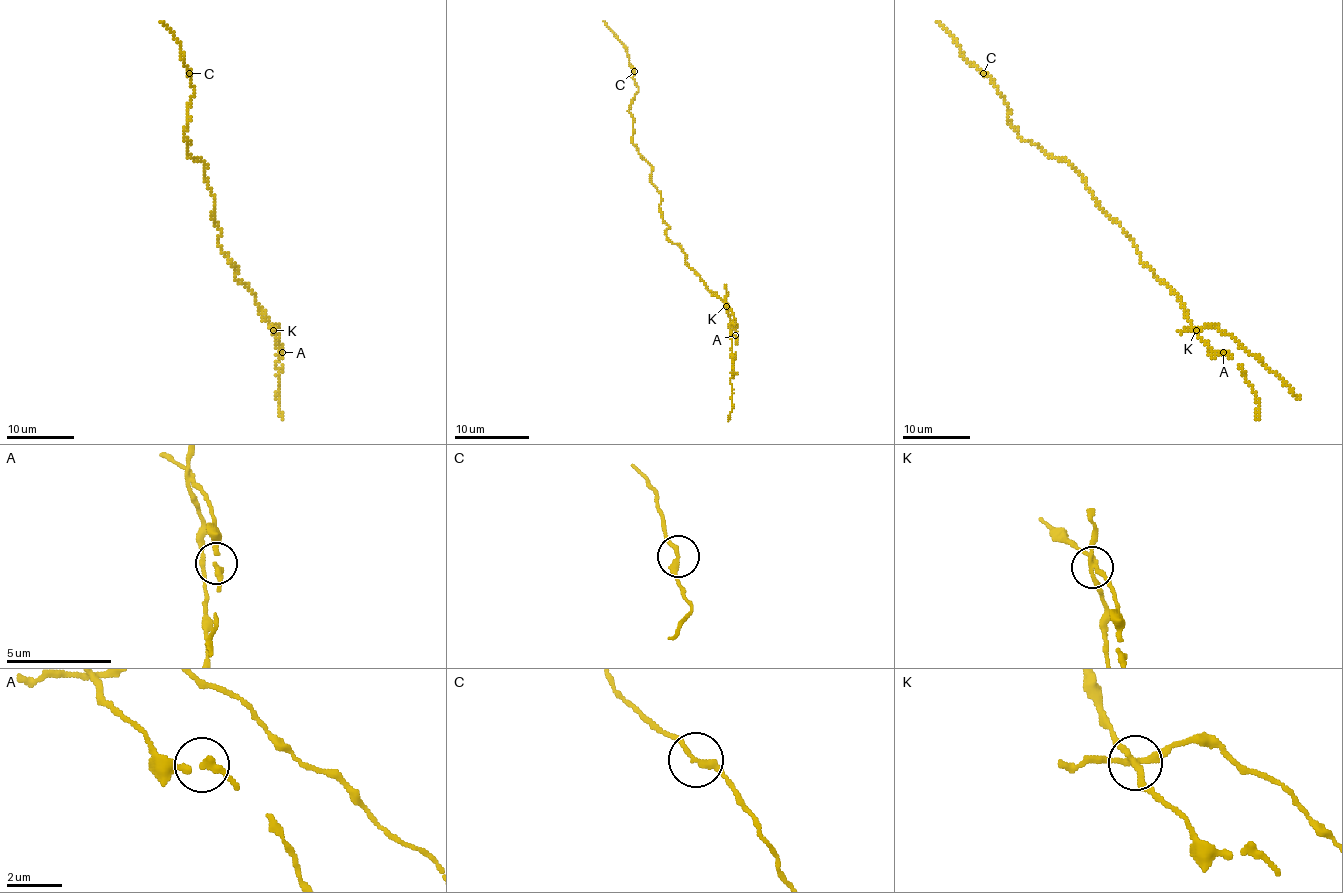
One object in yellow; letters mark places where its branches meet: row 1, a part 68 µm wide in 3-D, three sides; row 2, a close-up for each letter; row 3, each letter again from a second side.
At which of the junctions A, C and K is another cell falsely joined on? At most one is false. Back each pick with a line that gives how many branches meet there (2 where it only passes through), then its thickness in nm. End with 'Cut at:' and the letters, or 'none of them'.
K: branches 4; calibre 240 nm
Cut at: K

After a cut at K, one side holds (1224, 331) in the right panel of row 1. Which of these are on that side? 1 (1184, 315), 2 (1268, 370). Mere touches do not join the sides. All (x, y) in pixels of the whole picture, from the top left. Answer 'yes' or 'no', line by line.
1: no
2: yes

